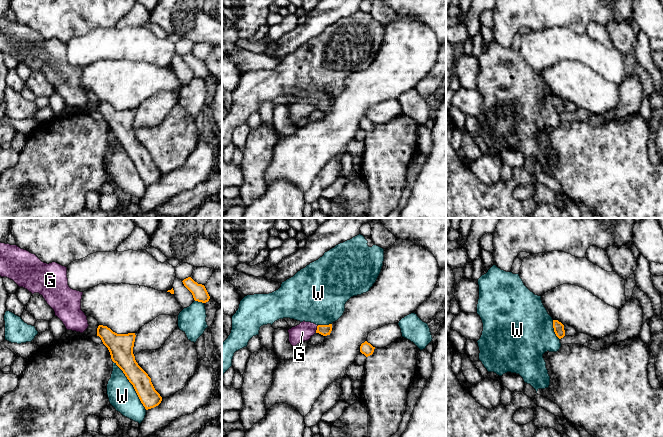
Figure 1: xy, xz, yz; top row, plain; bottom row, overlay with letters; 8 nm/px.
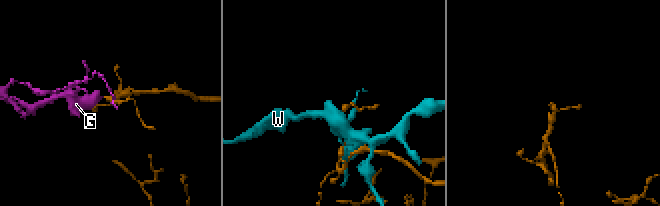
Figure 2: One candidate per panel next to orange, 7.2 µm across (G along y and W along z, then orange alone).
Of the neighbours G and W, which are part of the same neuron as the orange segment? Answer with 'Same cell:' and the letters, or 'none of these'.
Same cell: G

